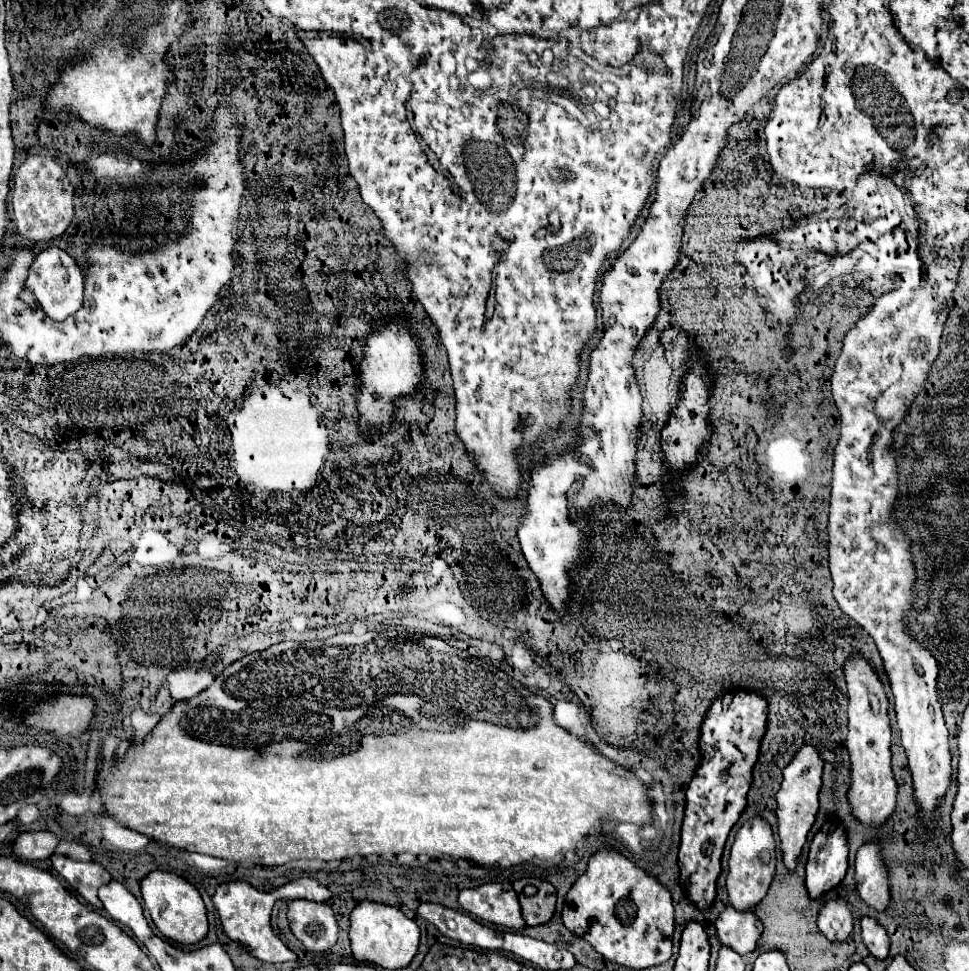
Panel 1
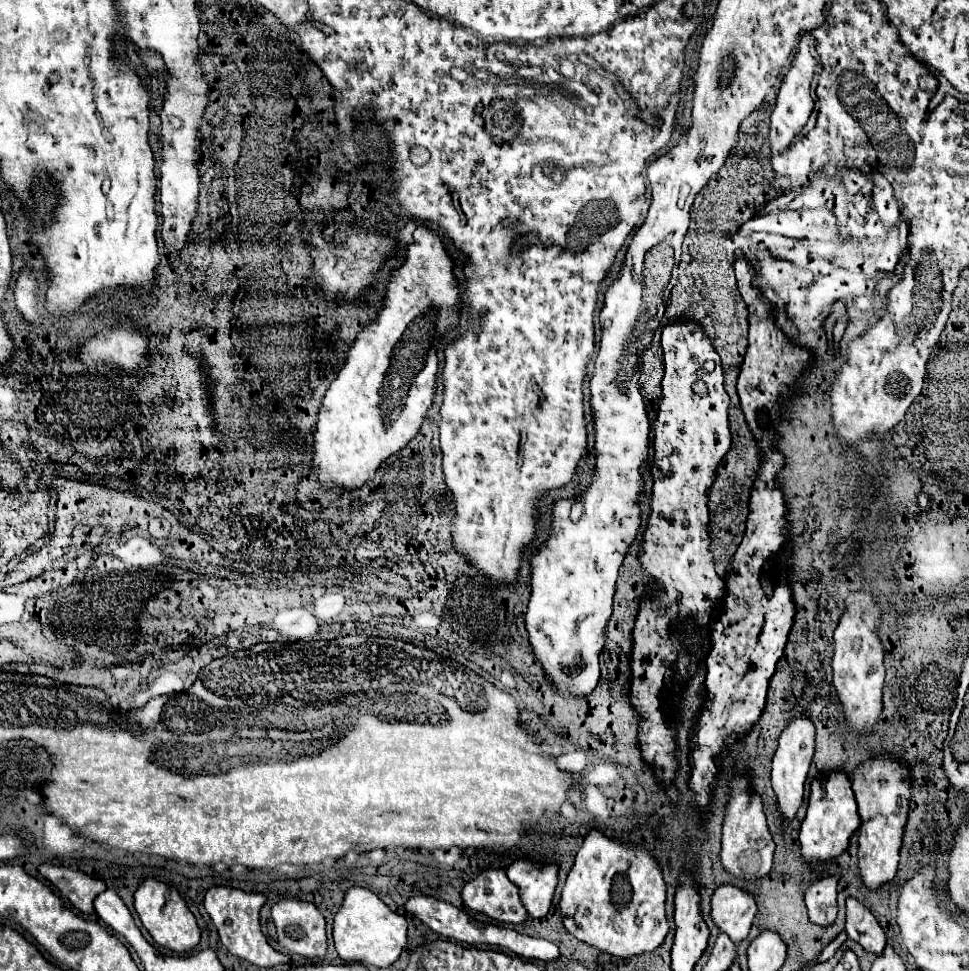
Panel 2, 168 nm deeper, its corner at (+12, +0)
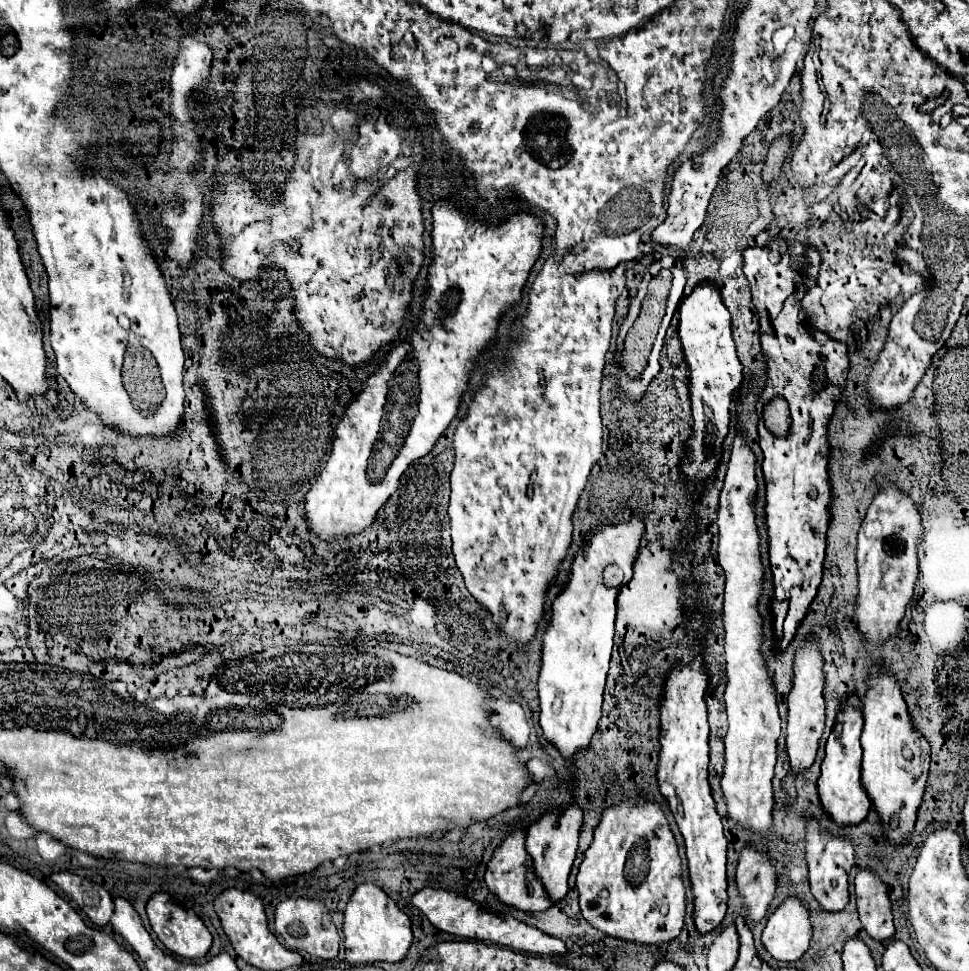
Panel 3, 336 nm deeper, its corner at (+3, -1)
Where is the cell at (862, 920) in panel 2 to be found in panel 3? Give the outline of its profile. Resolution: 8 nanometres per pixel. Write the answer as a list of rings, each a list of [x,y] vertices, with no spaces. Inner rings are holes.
[[[862,870],[856,880],[856,902],[858,902],[858,914],[862,928],[868,932],[874,940],[888,940],[894,936],[894,924],[892,924],[892,912],[890,912],[890,900],[886,886],[880,882],[878,876],[874,876],[868,870]]]

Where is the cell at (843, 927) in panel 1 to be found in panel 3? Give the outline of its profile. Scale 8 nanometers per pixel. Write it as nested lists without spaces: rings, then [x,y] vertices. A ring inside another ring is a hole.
[[[808,818],[806,824],[806,858],[810,868],[810,892],[826,912],[840,912],[848,904],[848,874],[854,866],[854,848],[850,840],[826,834],[818,828],[818,822]]]

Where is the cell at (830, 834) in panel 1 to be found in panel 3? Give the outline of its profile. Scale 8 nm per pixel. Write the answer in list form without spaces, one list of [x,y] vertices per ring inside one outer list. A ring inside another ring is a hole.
[[[850,696],[842,706],[842,712],[836,716],[834,730],[826,742],[826,756],[822,762],[822,774],[818,778],[818,794],[824,812],[838,824],[860,824],[866,820],[870,812],[870,798],[860,786],[860,762],[862,762],[862,746],[860,746],[860,732],[862,732],[862,712],[860,702],[856,696]]]

